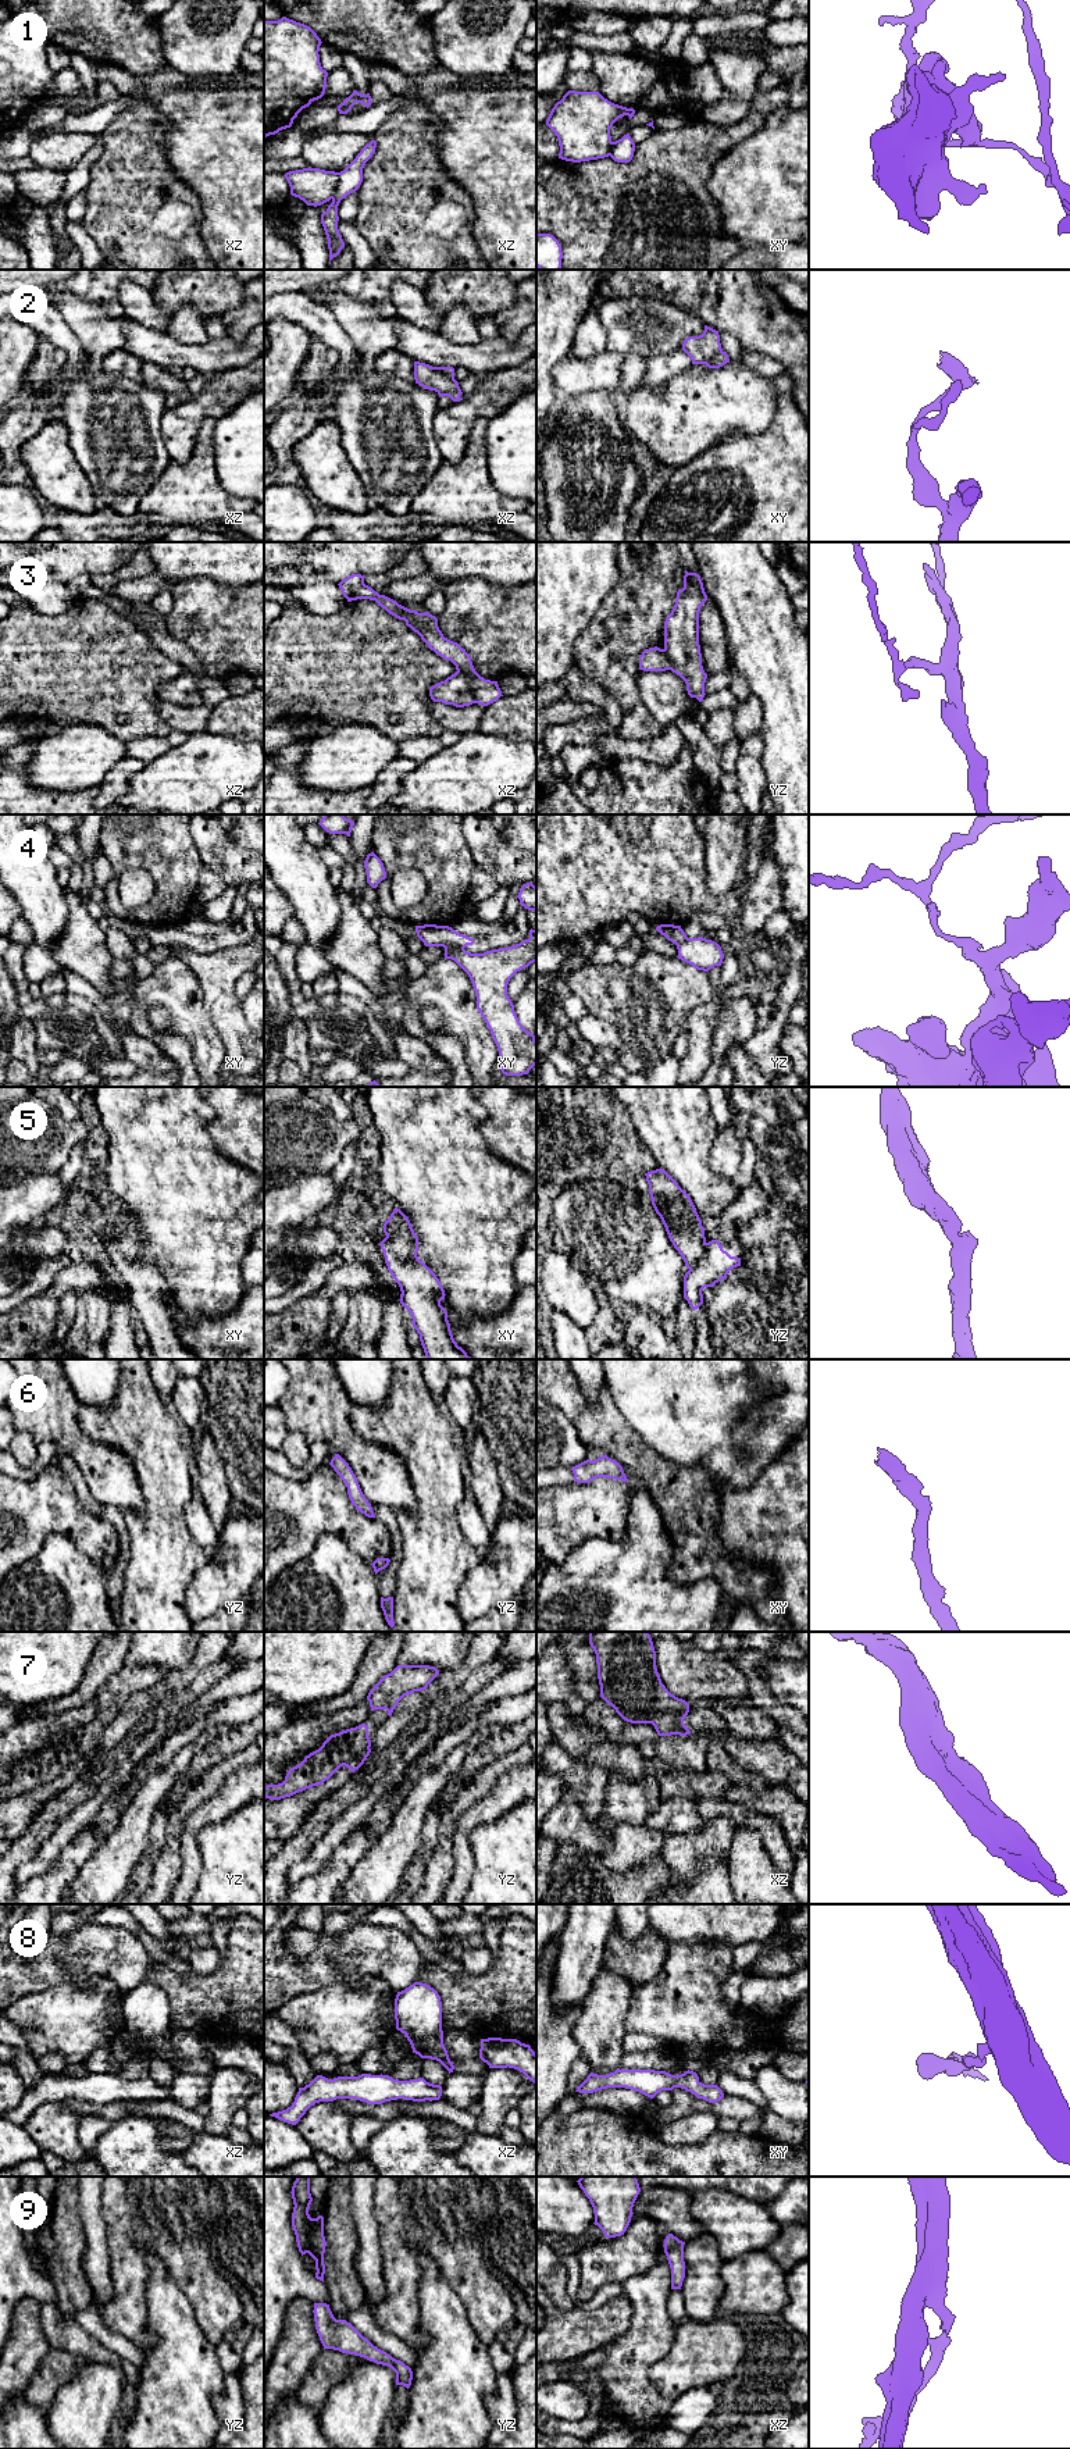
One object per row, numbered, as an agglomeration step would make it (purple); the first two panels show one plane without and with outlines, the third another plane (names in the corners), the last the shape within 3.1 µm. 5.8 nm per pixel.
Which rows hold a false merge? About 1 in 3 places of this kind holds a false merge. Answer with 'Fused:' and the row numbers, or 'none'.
Fused: 1, 2, 3, 4, 5, 7

